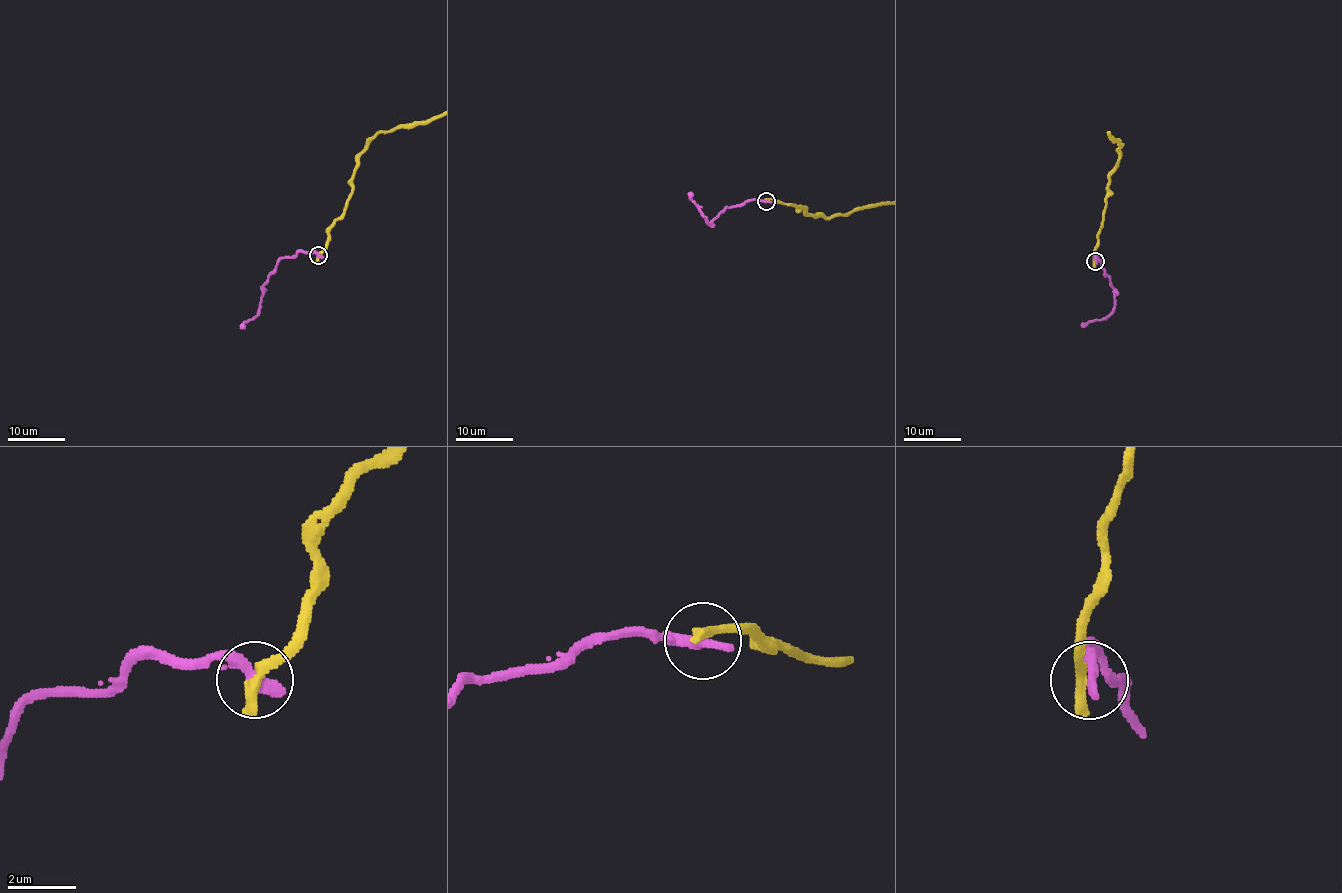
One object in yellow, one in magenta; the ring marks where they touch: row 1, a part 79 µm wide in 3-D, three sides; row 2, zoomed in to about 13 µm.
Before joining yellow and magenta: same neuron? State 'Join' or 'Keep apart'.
Keep apart

